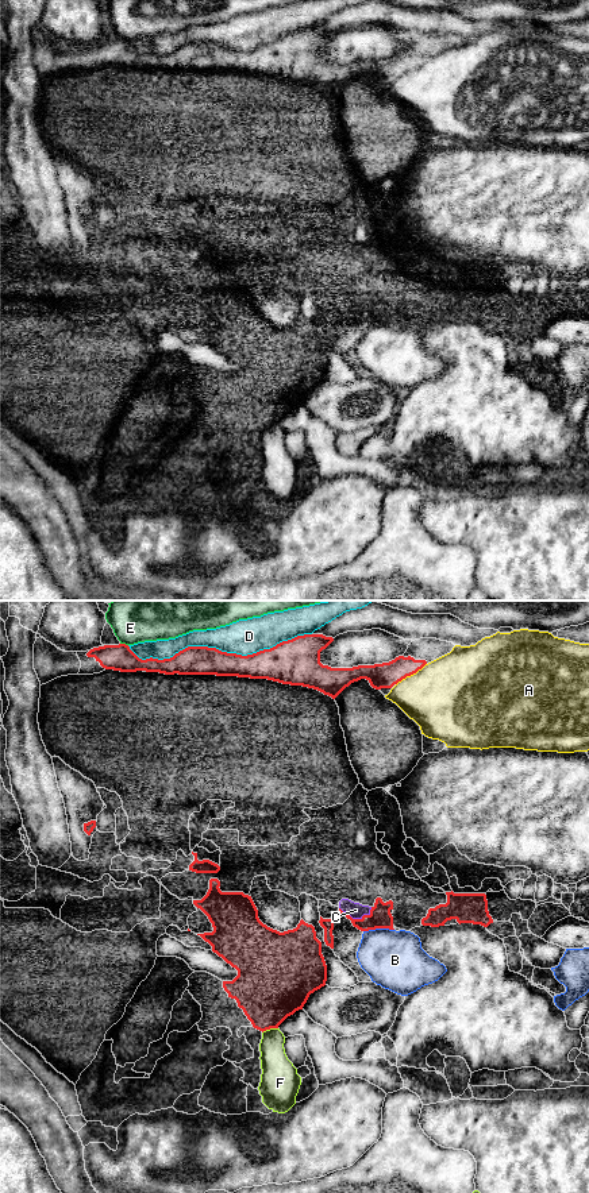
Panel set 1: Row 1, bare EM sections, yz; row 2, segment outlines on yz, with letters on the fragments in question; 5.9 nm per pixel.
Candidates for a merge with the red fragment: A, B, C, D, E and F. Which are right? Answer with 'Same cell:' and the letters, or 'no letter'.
Same cell: no letter

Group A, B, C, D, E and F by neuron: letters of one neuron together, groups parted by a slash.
A / B / C / D / E / F

